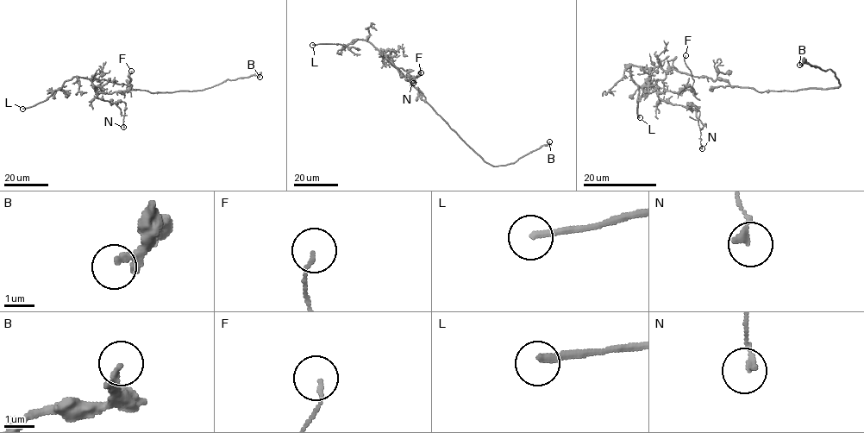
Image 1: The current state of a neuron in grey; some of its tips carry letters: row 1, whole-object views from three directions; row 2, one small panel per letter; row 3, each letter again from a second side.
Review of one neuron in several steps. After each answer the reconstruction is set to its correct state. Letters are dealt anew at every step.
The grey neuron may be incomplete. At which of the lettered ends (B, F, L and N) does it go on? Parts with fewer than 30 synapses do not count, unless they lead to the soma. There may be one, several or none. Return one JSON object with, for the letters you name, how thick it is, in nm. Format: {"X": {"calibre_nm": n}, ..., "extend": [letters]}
{"L": {"calibre_nm": 240}, "extend": ["L"]}

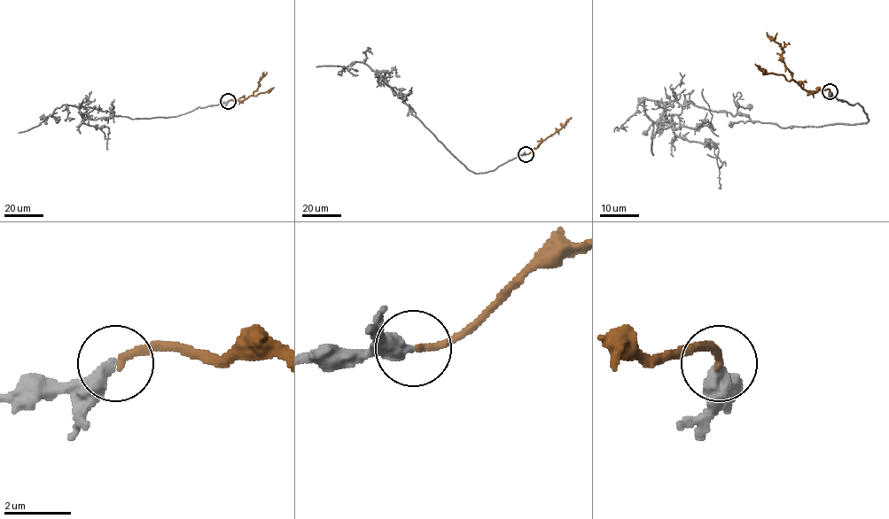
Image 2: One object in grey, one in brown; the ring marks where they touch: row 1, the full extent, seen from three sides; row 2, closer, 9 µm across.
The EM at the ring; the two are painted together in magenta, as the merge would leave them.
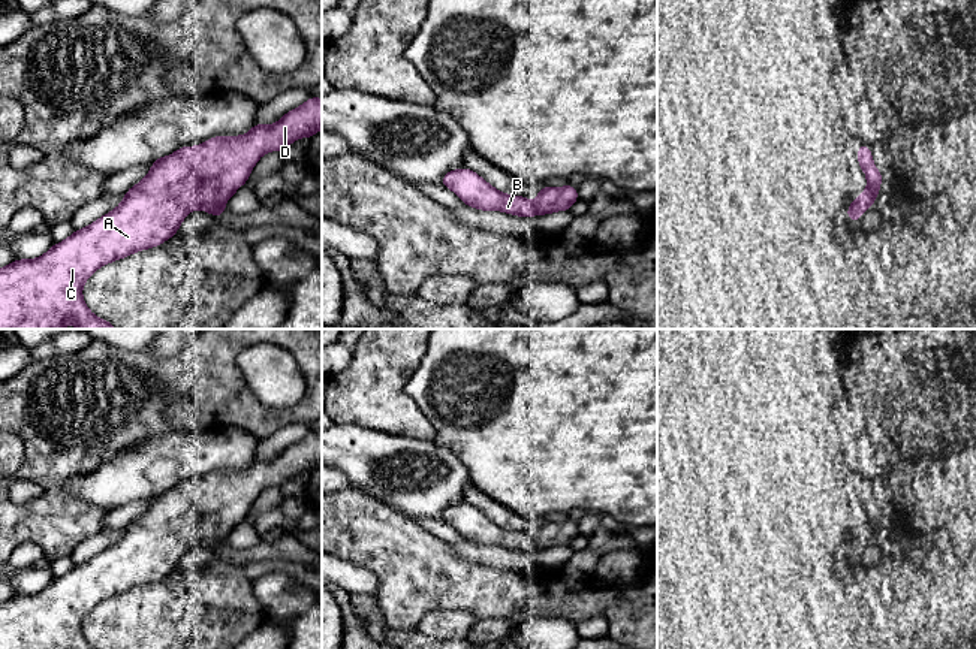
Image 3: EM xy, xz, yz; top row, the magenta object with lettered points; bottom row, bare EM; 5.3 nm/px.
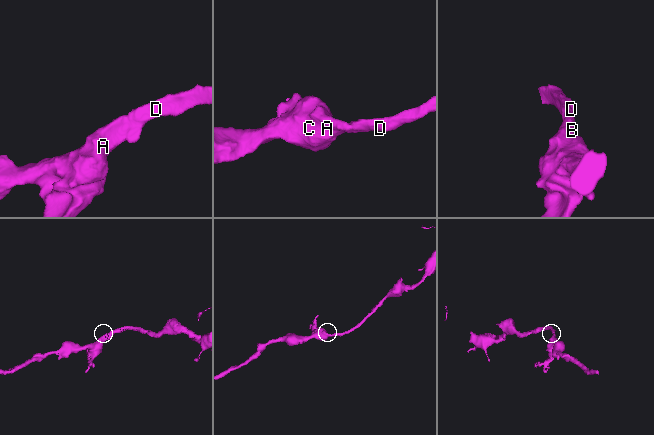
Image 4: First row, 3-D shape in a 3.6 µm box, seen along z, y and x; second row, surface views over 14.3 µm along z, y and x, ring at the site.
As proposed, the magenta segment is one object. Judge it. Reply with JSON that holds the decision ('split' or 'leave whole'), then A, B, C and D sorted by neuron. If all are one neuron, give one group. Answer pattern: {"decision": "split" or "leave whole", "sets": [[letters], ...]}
{"decision": "leave whole", "sets": [["A", "B", "C", "D"]]}

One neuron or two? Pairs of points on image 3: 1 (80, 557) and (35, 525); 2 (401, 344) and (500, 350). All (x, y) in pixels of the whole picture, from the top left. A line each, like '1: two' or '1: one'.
1: two
2: two

